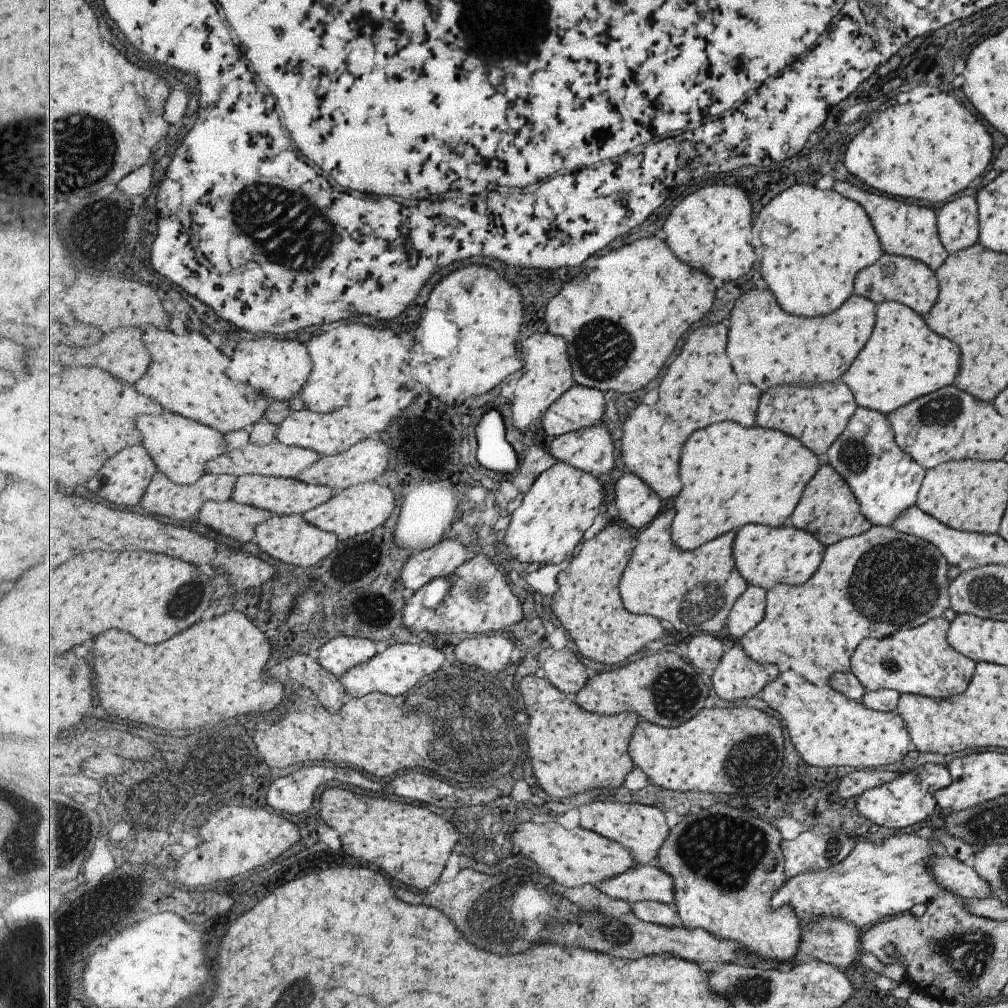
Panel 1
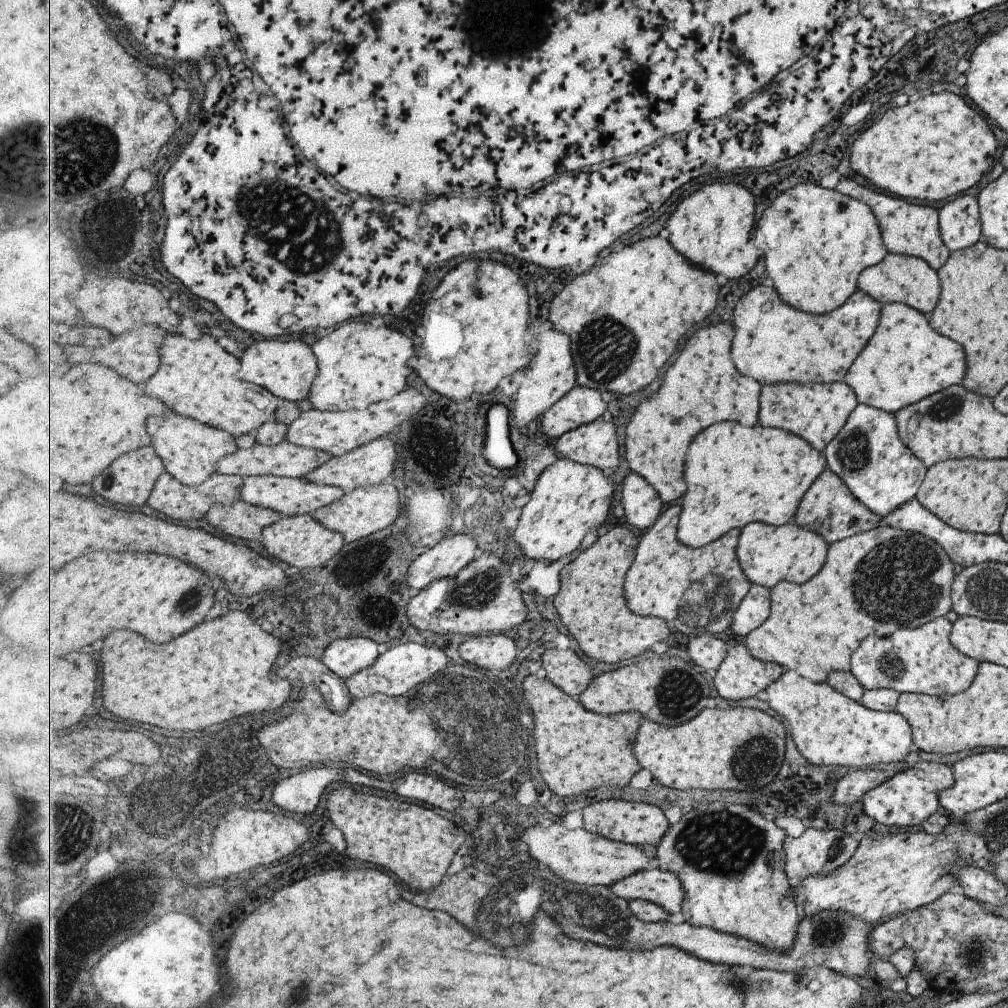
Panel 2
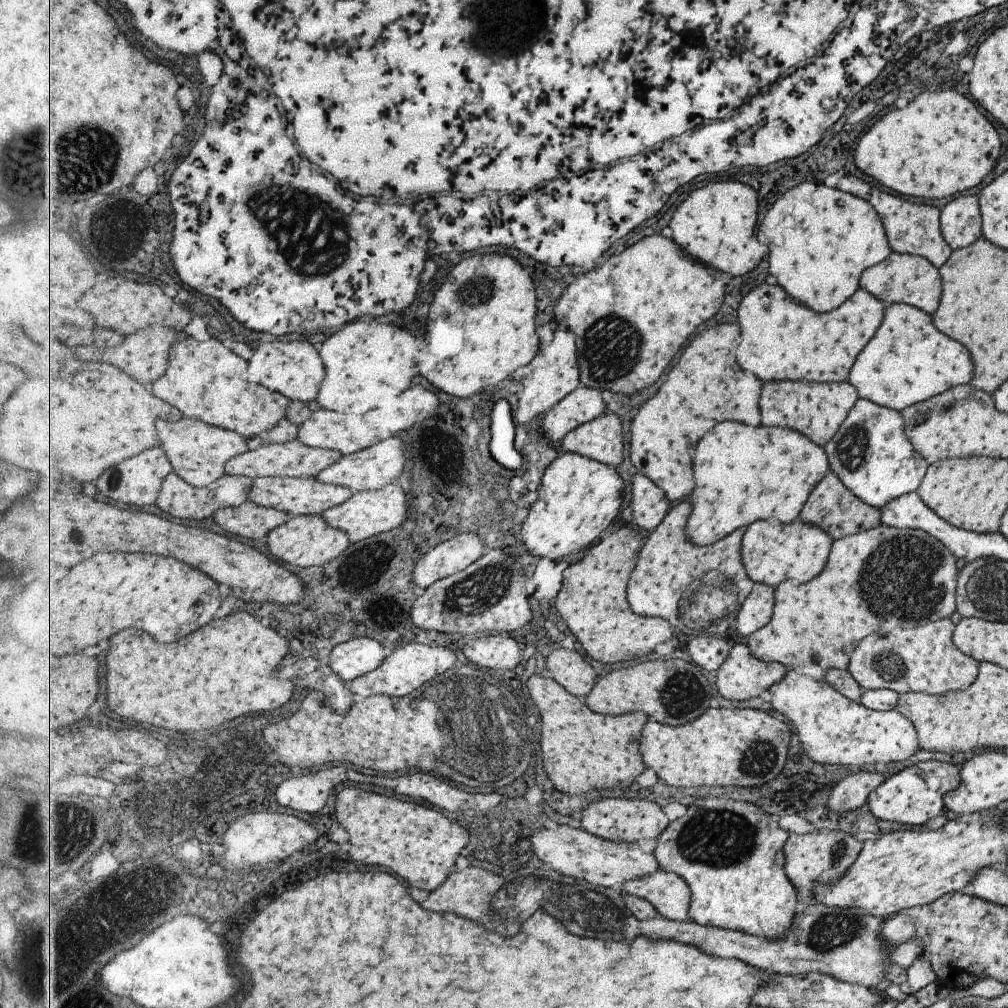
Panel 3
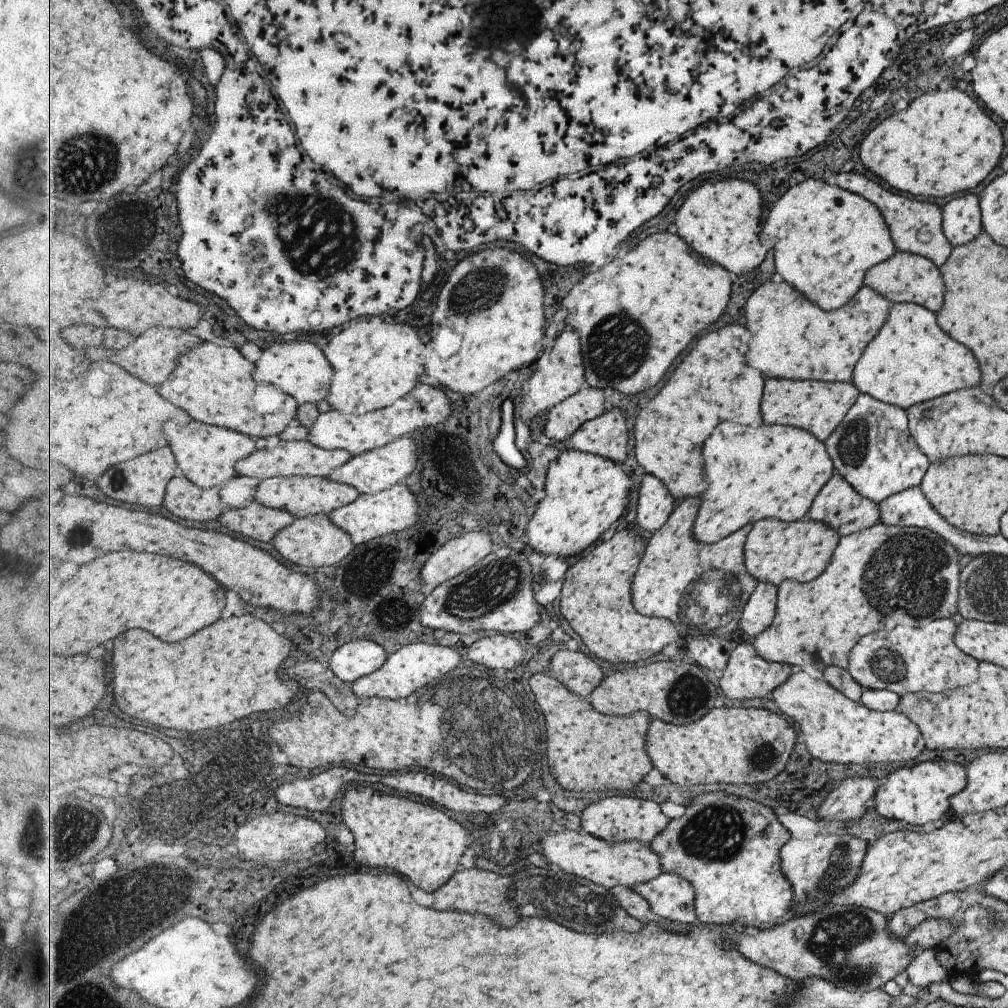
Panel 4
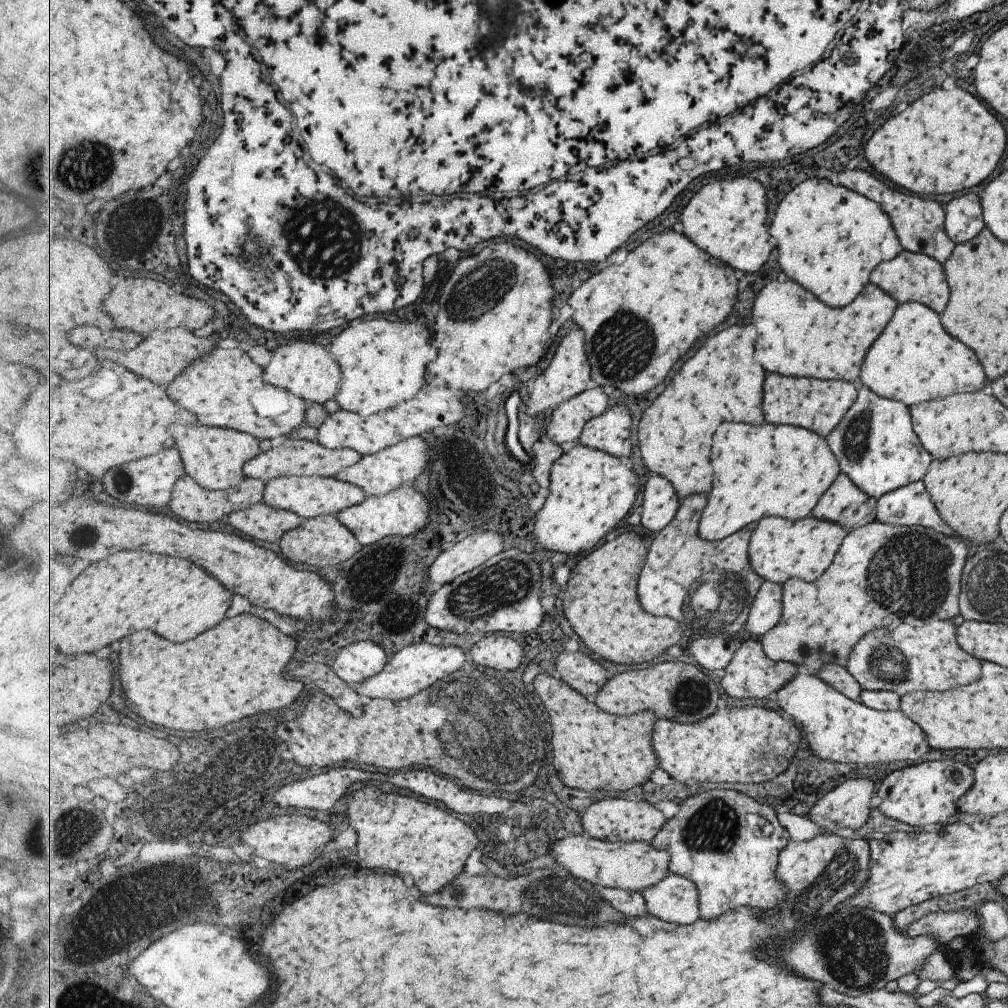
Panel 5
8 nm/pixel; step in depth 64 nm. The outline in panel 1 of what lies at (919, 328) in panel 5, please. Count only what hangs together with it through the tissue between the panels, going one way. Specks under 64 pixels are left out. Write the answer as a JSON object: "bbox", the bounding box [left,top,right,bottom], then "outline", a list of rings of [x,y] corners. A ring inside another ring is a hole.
{"bbox":[840,301,959,414],"outline":[[[895,301],[875,305],[875,326],[865,346],[851,362],[851,370],[840,378],[846,383],[857,406],[889,414],[915,398],[947,386],[957,372],[959,350],[953,342],[933,334],[921,316]]]}

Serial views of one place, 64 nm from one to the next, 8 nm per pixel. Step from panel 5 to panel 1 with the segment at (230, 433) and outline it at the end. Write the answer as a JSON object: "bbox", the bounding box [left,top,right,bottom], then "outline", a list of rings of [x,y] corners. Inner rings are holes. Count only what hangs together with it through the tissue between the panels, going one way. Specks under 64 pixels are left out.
{"bbox":[135,412,230,485],"outline":[[[167,412],[158,416],[141,415],[135,419],[135,428],[142,436],[142,446],[147,446],[159,462],[159,470],[181,485],[194,485],[207,474],[207,466],[213,458],[219,458],[230,451],[225,433],[214,427],[203,426],[185,416]]]}

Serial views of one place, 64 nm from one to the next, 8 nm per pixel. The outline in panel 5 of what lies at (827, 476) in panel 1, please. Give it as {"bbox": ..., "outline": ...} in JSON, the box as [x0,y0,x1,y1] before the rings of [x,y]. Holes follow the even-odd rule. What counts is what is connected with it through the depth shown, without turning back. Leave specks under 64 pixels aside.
{"bbox":[809,474,875,531],"outline":[[[840,474],[834,484],[823,494],[823,502],[819,502],[819,506],[815,506],[815,512],[809,514],[809,516],[838,523],[839,526],[852,531],[874,521],[875,504],[875,499],[871,495],[859,490],[859,487],[855,486],[850,478]]]}

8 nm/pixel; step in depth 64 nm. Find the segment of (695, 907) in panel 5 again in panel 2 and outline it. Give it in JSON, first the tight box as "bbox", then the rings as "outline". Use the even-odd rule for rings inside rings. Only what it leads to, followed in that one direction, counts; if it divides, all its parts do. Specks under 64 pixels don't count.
{"bbox":[611,868,685,920],"outline":[[[661,868],[643,870],[629,878],[623,878],[611,890],[628,901],[643,899],[655,903],[675,920],[681,920],[683,916],[685,890],[681,878],[675,872]]]}

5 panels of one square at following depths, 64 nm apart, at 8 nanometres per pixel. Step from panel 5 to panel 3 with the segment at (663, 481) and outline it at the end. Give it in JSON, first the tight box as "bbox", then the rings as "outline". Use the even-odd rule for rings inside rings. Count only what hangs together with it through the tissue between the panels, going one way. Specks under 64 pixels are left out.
{"bbox":[629,474,671,531],"outline":[[[636,474],[632,478],[629,489],[632,524],[645,531],[658,529],[670,513],[671,500],[663,492],[663,488],[648,476]]]}

